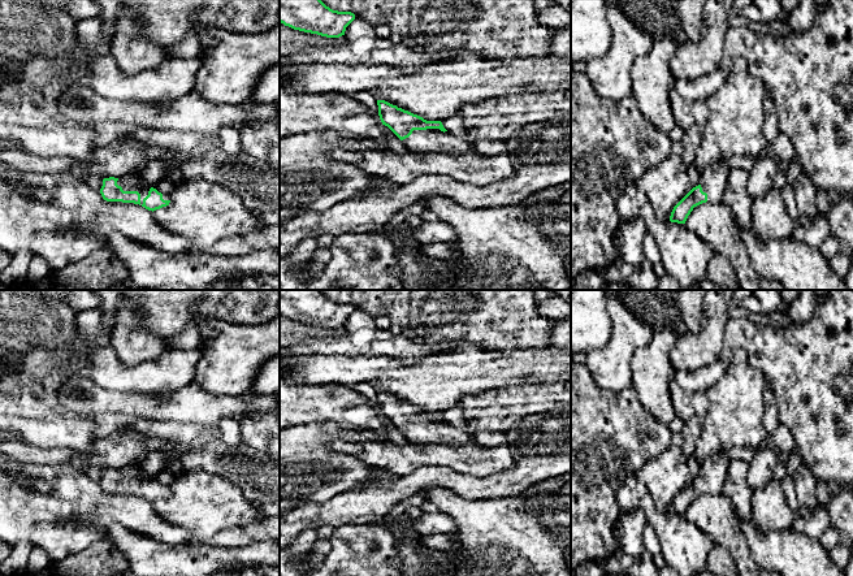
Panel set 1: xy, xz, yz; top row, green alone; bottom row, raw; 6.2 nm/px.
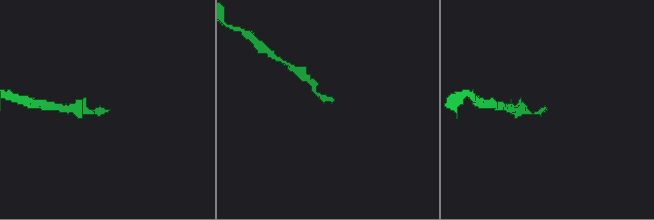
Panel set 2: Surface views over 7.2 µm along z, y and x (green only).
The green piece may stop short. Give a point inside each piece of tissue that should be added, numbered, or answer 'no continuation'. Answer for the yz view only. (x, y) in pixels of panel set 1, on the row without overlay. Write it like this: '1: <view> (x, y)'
1: yz (713, 472)

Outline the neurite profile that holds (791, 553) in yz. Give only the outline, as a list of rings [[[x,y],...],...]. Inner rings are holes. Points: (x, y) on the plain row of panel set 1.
[[[737,516],[740,534],[745,538],[758,568],[778,572],[780,576],[845,576],[817,538],[794,530],[793,528],[761,534],[758,527],[750,520],[744,521]]]

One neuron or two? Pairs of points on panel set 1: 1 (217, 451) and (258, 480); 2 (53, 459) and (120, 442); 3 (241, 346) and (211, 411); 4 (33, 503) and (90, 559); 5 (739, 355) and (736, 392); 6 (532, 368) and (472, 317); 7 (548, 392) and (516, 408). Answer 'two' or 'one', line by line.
1: one
2: two
3: two
4: two
5: one
6: two
7: one

